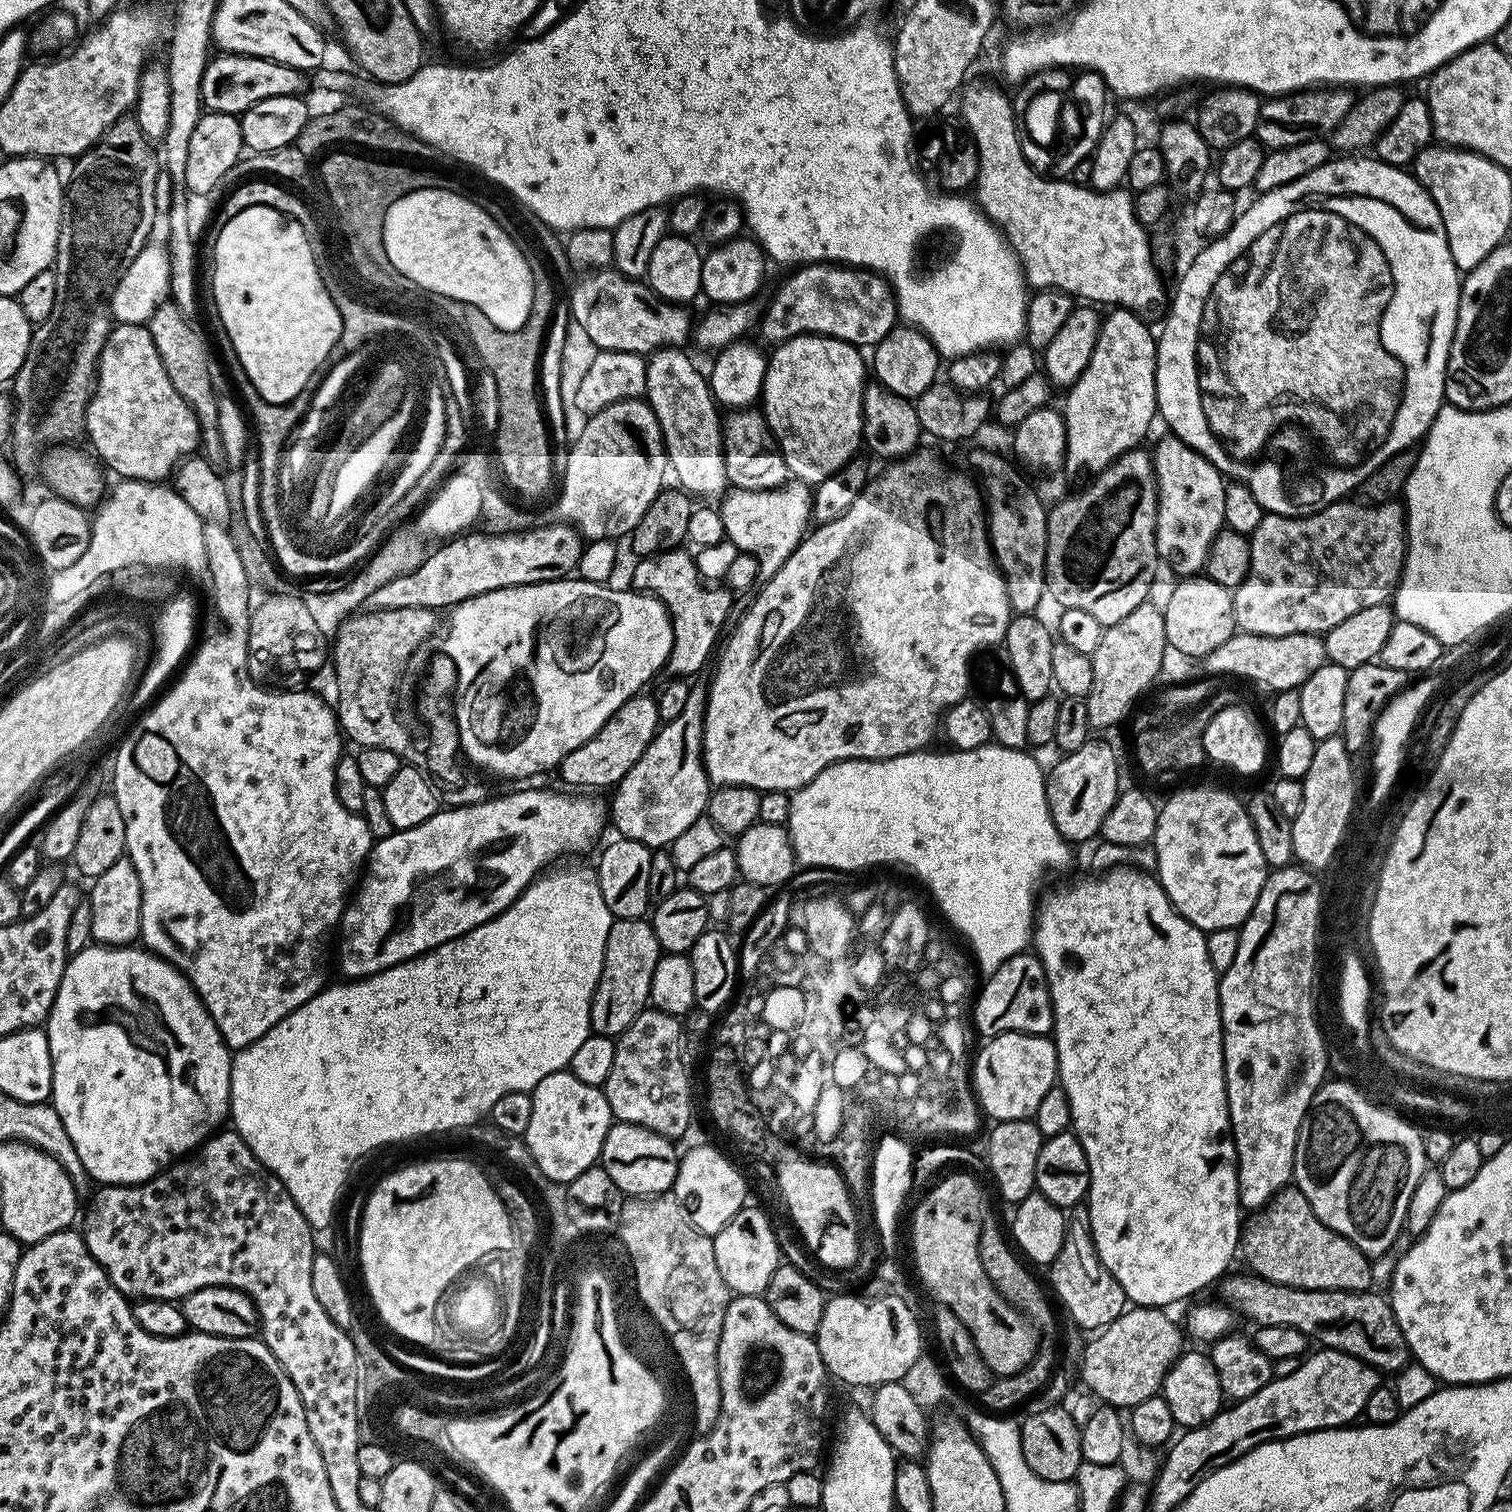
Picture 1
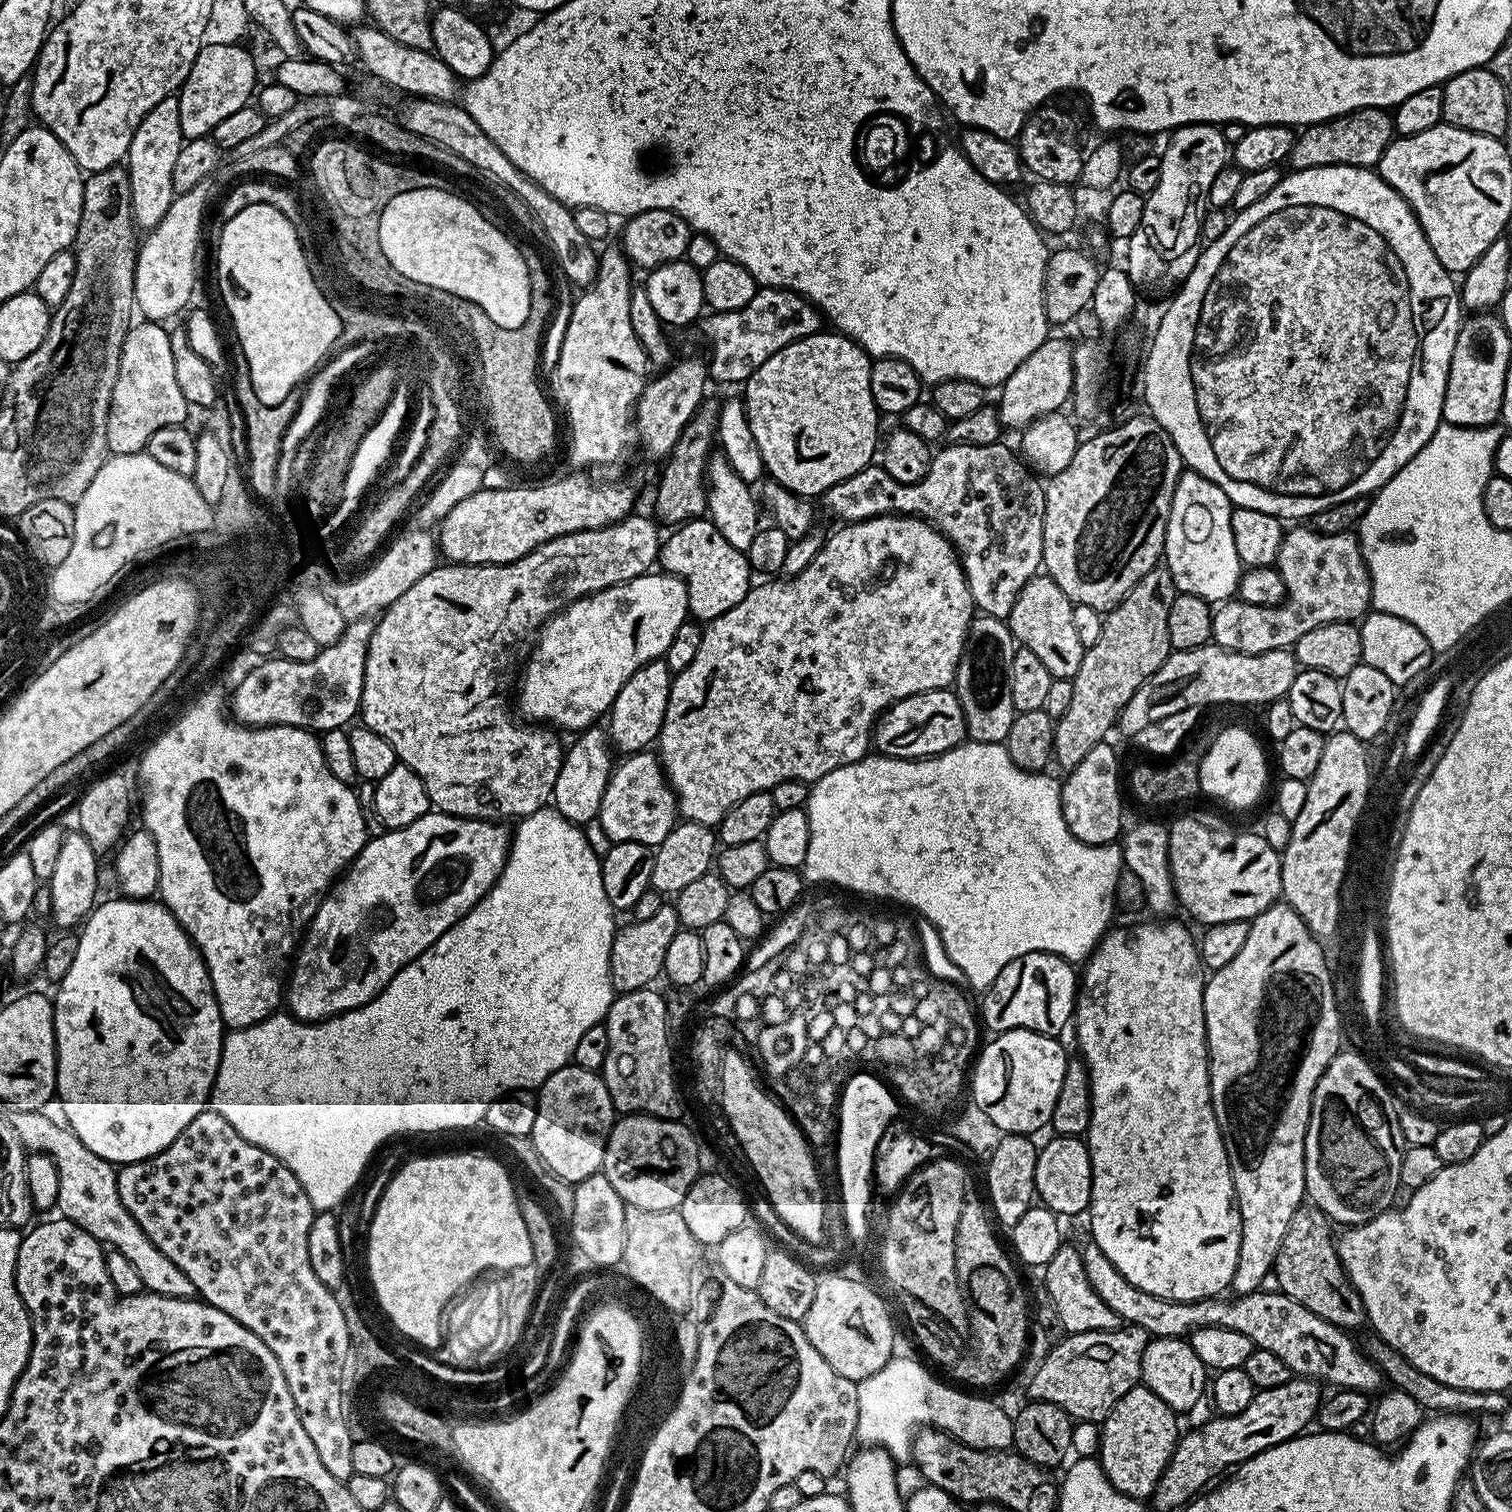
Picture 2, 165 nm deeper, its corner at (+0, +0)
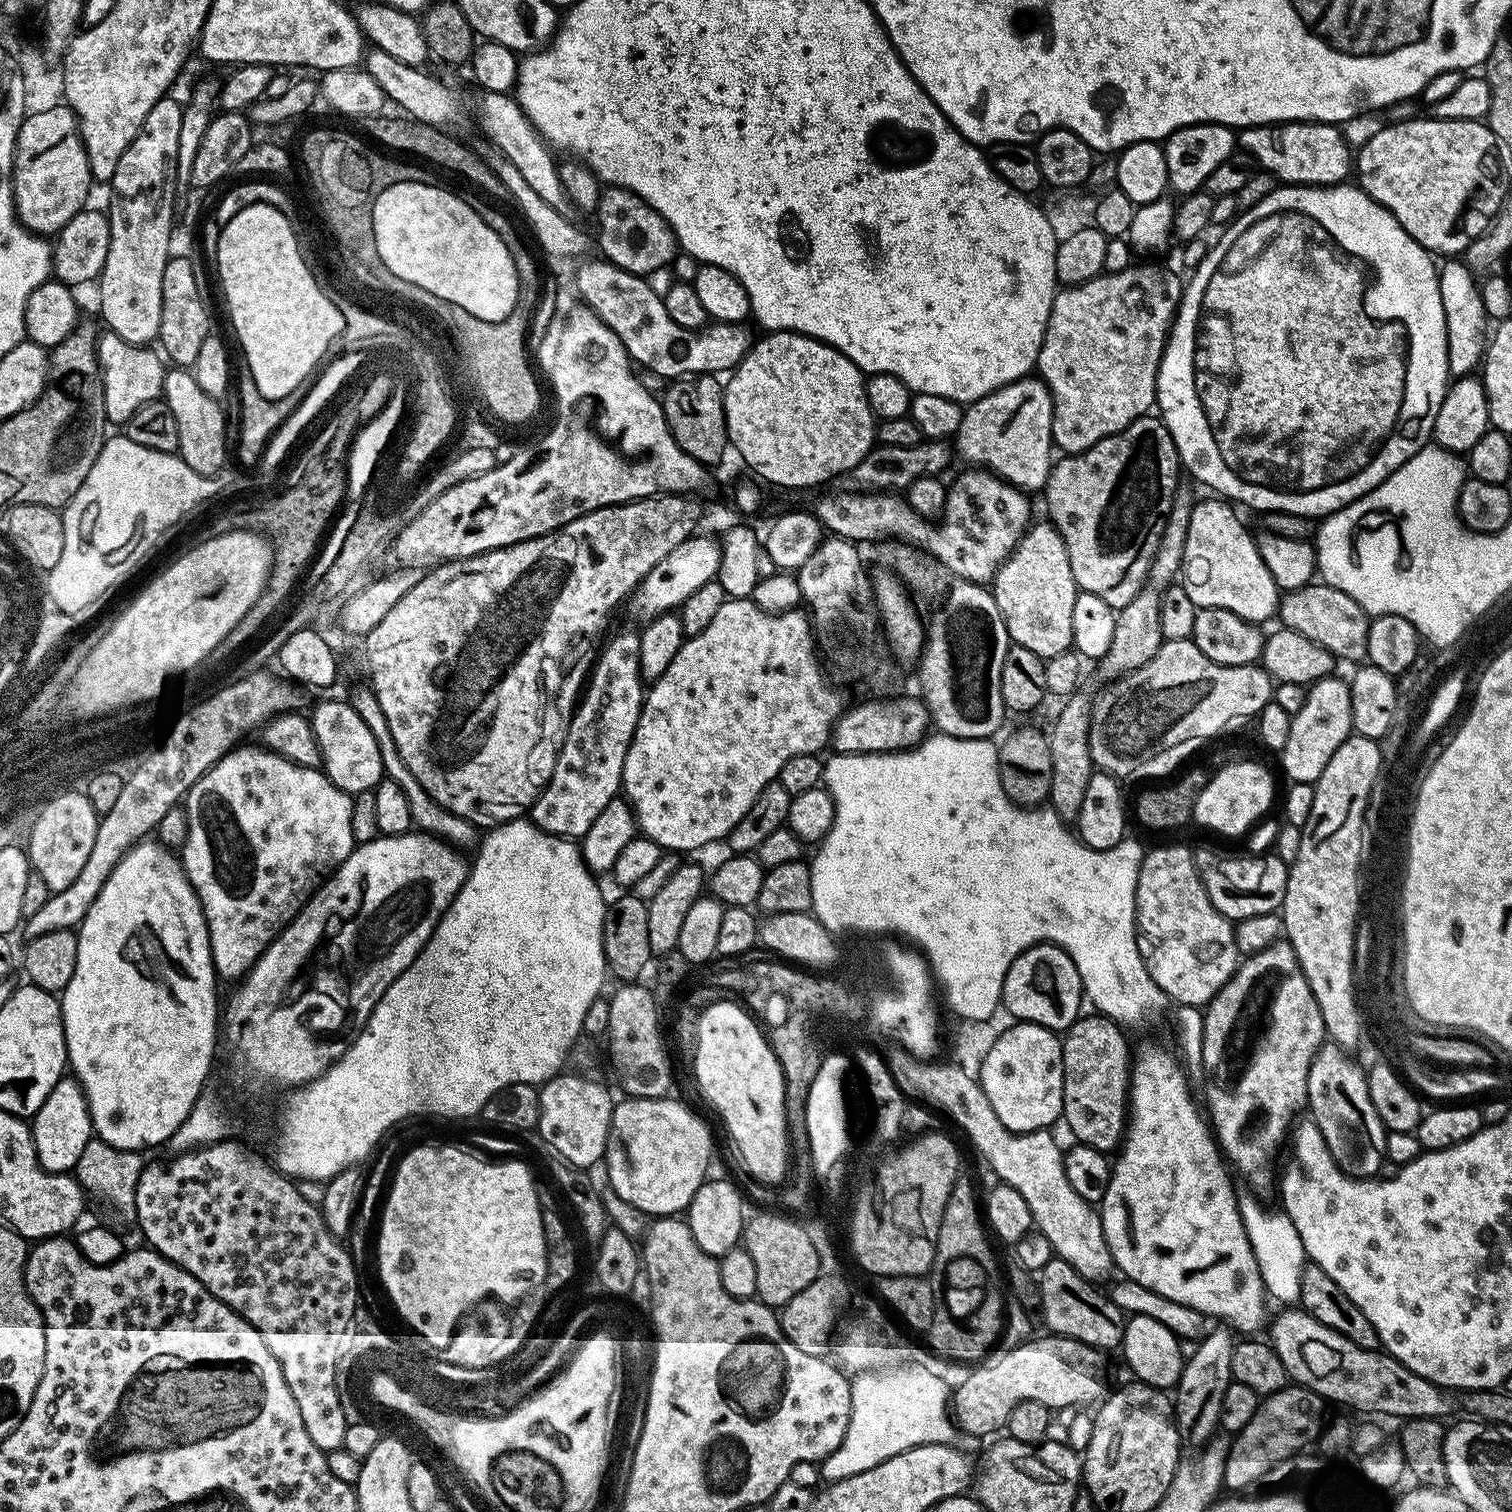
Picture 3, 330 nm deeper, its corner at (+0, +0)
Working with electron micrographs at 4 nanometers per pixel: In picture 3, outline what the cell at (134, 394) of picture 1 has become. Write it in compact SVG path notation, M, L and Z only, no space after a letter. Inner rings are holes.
M109 331L97 339L96 353L104 387L104 414L109 425L122 426L134 414L134 410L146 406L152 400L161 399L166 364L161 353L152 350L148 346L126 342L118 338L118 334Z

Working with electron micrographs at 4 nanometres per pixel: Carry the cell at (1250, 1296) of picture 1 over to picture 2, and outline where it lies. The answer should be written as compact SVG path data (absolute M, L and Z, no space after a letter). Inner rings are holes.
M1372 1338L1372 1341L1366 1344L1366 1355L1380 1367L1387 1383L1392 1388L1410 1394L1410 1398L1414 1398L1414 1402L1418 1402L1424 1407L1425 1413L1477 1414L1476 1412L1481 1412L1484 1416L1496 1416L1508 1408L1507 1395L1504 1392L1475 1392L1469 1388L1446 1386L1442 1382L1430 1378L1430 1374L1422 1374L1422 1370L1418 1370L1418 1366L1411 1364L1402 1354L1398 1354L1398 1350L1394 1350L1382 1339Z

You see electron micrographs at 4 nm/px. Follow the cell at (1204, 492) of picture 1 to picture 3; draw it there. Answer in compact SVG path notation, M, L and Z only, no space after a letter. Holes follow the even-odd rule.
M1201 499L1190 514L1182 587L1197 608L1230 610L1238 614L1238 618L1263 625L1264 620L1277 615L1282 595L1280 587L1274 578L1270 578L1270 570L1266 570L1266 562L1262 562L1258 554L1253 533L1248 533L1243 522L1236 517L1237 509L1223 499L1212 499L1216 500Z

